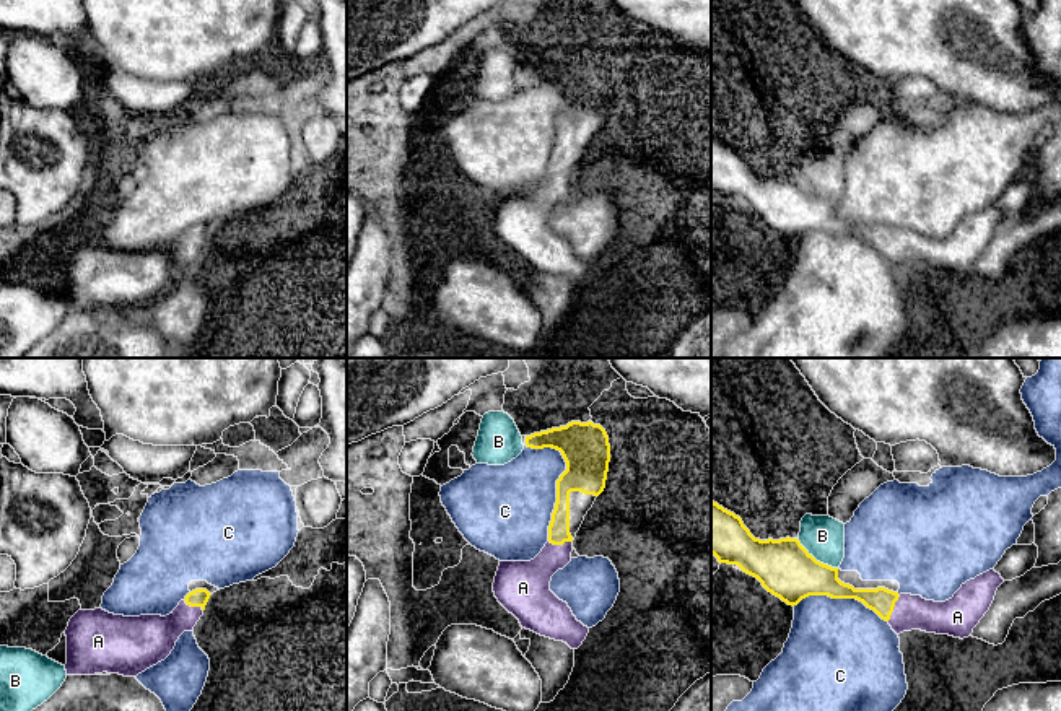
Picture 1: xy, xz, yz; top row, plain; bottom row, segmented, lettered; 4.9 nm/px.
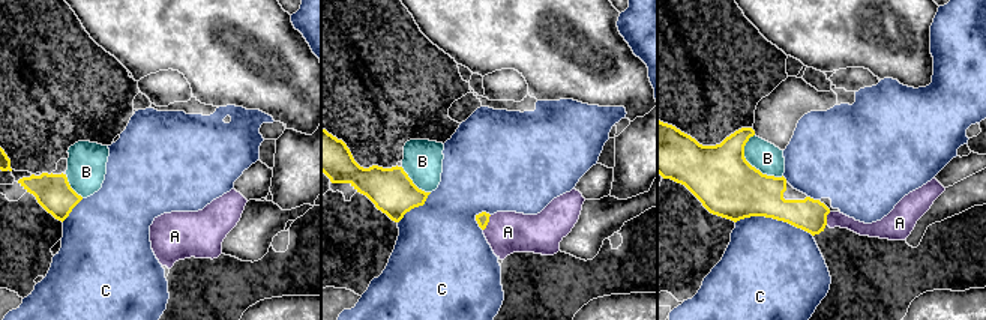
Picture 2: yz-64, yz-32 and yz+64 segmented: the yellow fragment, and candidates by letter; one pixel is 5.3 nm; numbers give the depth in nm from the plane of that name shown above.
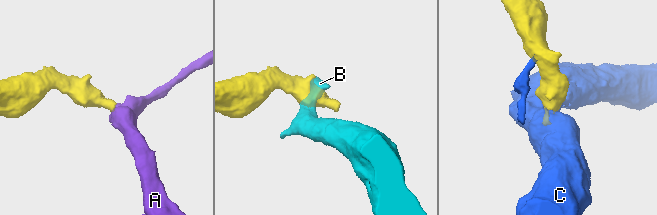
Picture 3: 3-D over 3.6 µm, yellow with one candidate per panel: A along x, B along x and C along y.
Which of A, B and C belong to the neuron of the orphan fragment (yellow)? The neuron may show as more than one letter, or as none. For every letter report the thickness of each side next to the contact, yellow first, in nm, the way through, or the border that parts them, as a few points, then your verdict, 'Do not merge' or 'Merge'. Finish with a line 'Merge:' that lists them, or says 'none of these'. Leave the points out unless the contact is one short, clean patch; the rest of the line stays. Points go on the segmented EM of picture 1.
A: Thickness 130 nm (yellow) against 180 nm. Path across: yz (882, 601), (892, 609), (912, 612). Merge
B: Thickness 280 nm (yellow) against 200 nm. Do not merge
C: Thickness 240 nm (yellow) against 400 nm. Do not merge
Merge: A

